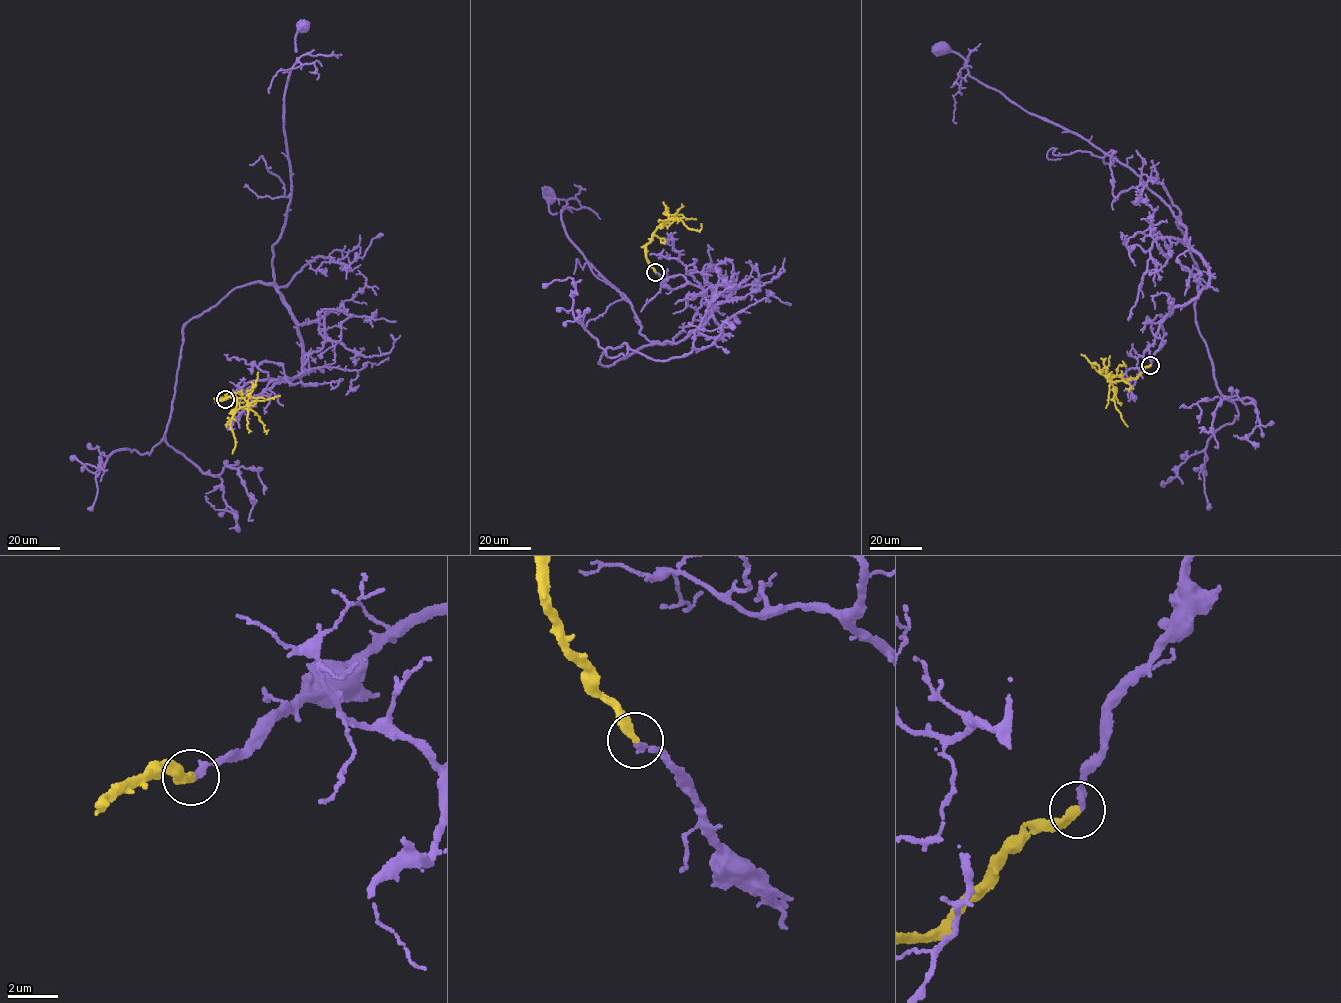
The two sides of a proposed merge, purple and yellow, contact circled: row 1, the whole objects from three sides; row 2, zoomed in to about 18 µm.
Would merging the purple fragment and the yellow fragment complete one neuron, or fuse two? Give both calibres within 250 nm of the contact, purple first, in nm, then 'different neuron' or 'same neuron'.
calibres 280 and 320 nm; same neuron

